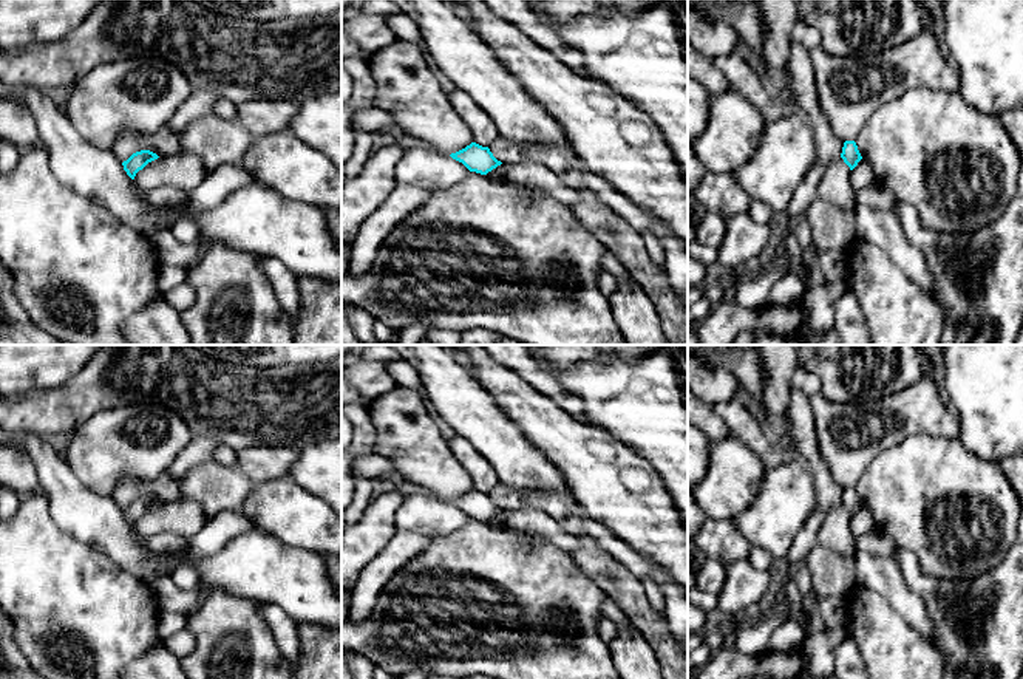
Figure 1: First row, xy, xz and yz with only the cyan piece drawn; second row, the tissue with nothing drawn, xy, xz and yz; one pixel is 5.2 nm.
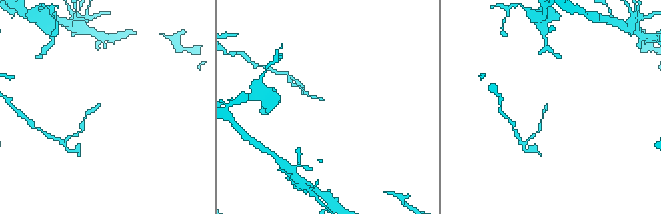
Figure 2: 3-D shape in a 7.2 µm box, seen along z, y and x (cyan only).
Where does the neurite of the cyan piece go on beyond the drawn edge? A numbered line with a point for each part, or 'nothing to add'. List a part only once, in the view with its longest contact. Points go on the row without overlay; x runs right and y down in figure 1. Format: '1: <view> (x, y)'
nothing to add

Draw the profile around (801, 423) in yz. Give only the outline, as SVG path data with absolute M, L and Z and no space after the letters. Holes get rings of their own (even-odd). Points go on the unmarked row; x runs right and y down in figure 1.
M794 387L790 393L787 422L794 453L808 467L816 490L816 509L794 535L787 554L788 566L793 569L805 561L817 544L824 520L841 503L844 487L833 479L828 464L821 455L810 399Z

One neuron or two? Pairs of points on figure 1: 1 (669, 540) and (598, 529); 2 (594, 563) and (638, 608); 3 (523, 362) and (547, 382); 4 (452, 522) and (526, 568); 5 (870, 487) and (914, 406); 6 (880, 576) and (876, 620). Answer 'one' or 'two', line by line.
1: two
2: one
3: one
4: two
5: two
6: two

